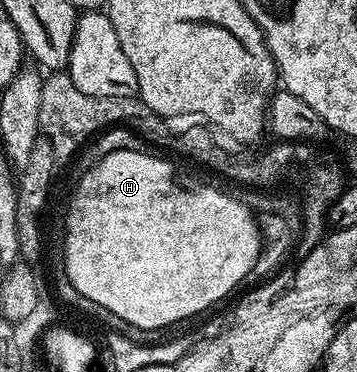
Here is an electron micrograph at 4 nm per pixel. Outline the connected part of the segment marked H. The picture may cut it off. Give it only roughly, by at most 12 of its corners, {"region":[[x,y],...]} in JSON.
{"region":[[168,161],[79,174],[63,276],[134,327],[199,318],[262,248],[256,213]]}

